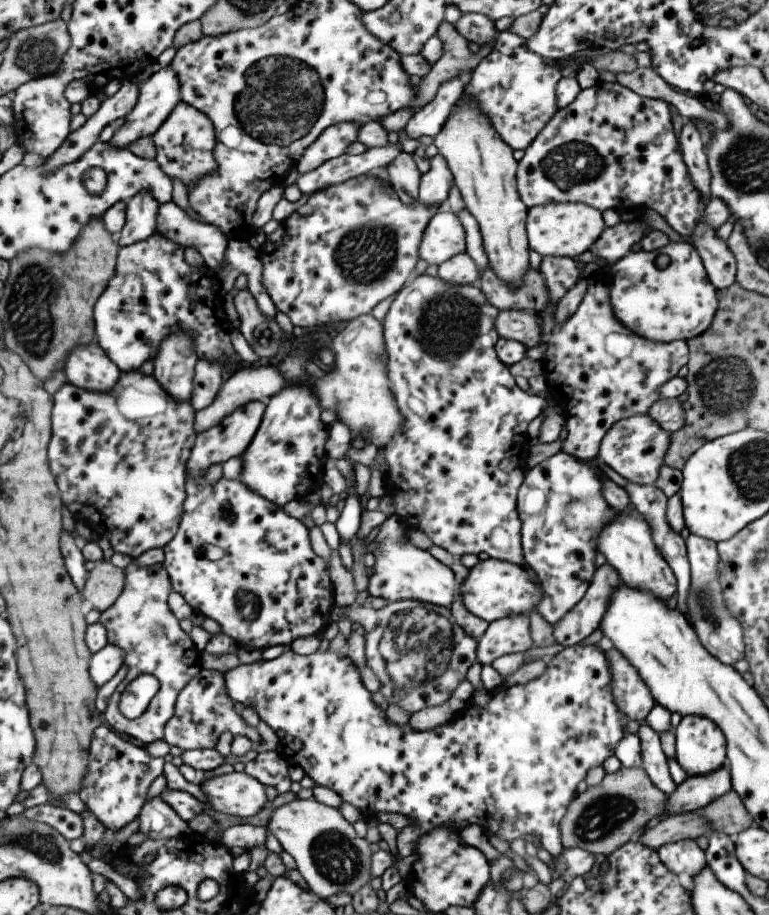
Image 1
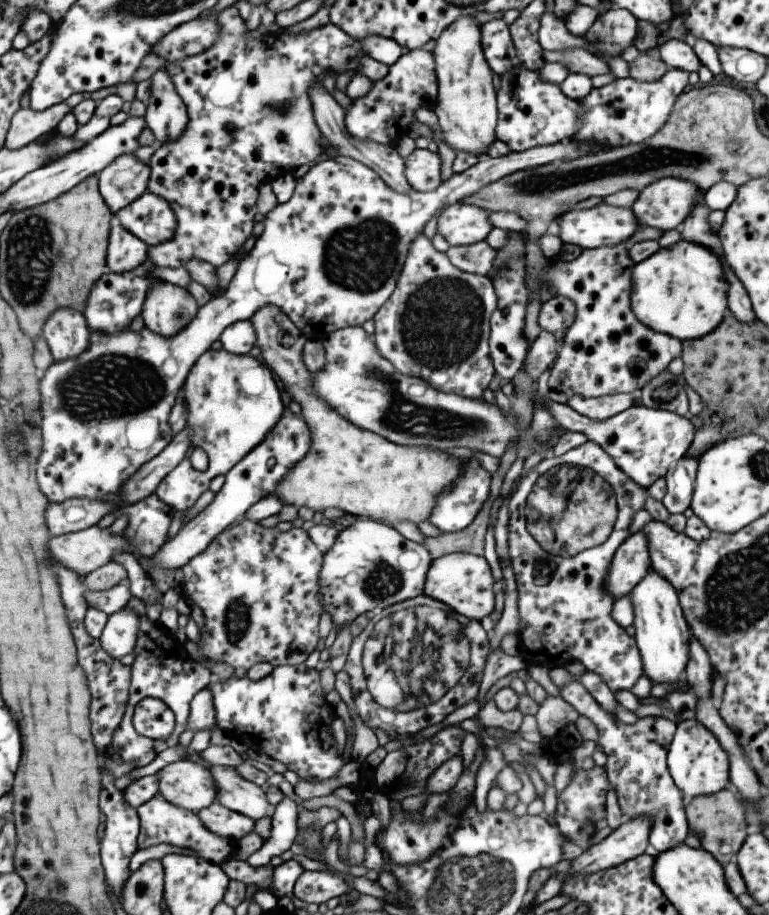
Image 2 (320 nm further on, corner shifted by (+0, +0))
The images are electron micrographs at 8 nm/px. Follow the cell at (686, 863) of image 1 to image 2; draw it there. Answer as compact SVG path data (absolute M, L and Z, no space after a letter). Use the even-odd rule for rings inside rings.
M577 679L559 691L560 697L567 704L595 724L598 734L595 744L606 754L603 767L621 814L630 819L648 819L648 843L658 853L683 843L689 833L684 813L686 800L672 781L666 765L667 747L673 738L676 724L661 716L639 717L631 724L618 721L593 700Z

